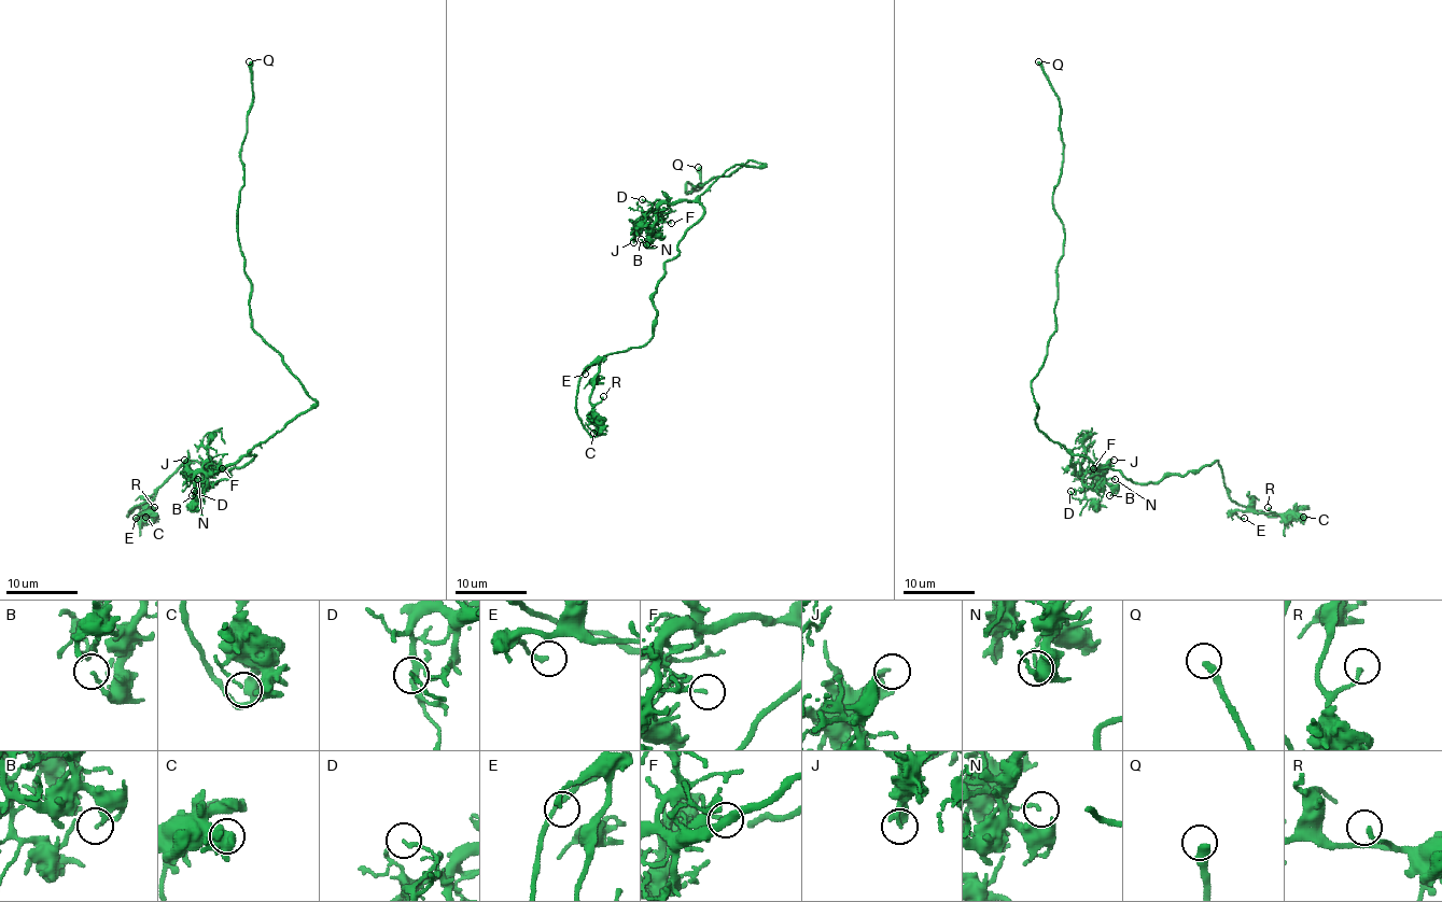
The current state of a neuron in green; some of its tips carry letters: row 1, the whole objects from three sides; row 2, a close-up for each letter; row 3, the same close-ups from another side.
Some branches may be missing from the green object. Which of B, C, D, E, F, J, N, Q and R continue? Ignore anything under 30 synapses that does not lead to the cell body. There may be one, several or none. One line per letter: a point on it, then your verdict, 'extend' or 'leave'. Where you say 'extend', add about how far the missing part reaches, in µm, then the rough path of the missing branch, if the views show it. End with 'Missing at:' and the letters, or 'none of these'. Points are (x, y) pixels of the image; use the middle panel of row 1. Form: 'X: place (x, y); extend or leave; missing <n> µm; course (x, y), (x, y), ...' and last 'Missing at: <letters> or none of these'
B: place (641, 239); leave
C: place (593, 433); leave
D: place (642, 199); leave
E: place (585, 374); leave
F: place (671, 223); leave
J: place (633, 242); leave
N: place (646, 244); leave
Q: place (698, 167); extend; missing 2 µm
R: place (603, 396); leave
Missing at: Q

